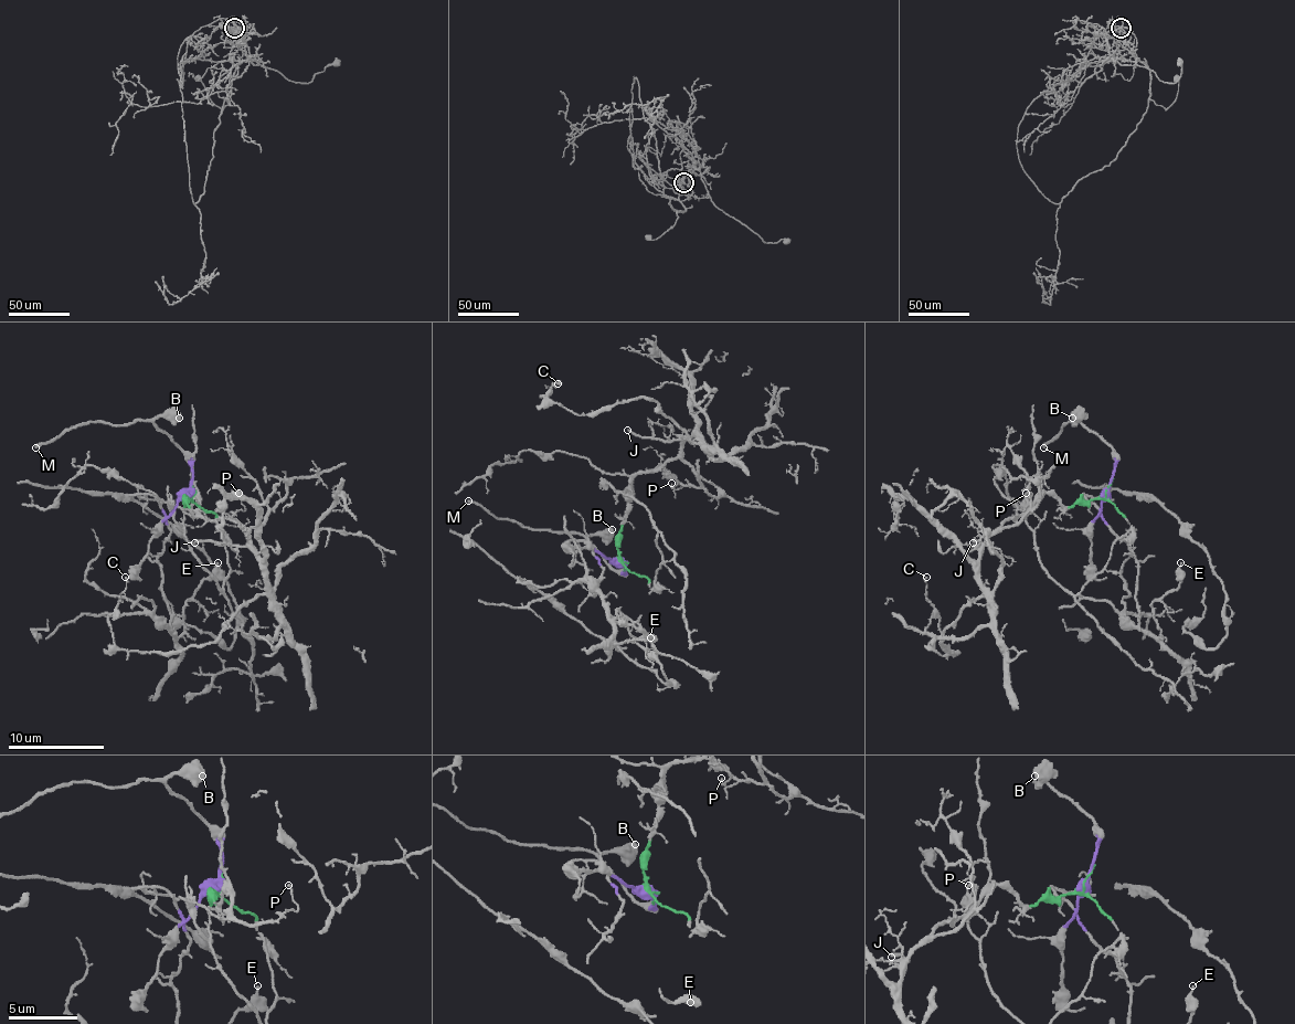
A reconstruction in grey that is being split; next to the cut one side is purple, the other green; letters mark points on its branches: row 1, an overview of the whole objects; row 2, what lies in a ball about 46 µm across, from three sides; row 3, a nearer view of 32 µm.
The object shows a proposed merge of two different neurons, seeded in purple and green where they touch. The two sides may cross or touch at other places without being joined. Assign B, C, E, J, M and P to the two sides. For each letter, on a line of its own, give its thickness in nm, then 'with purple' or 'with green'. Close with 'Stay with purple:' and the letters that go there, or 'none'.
B: 700 nm | with purple
C: 130 nm | with green
E: 240 nm | with purple
J: 190 nm | with green
M: 240 nm | with purple
P: 90 nm | with green
Stay with purple: B, E, M

